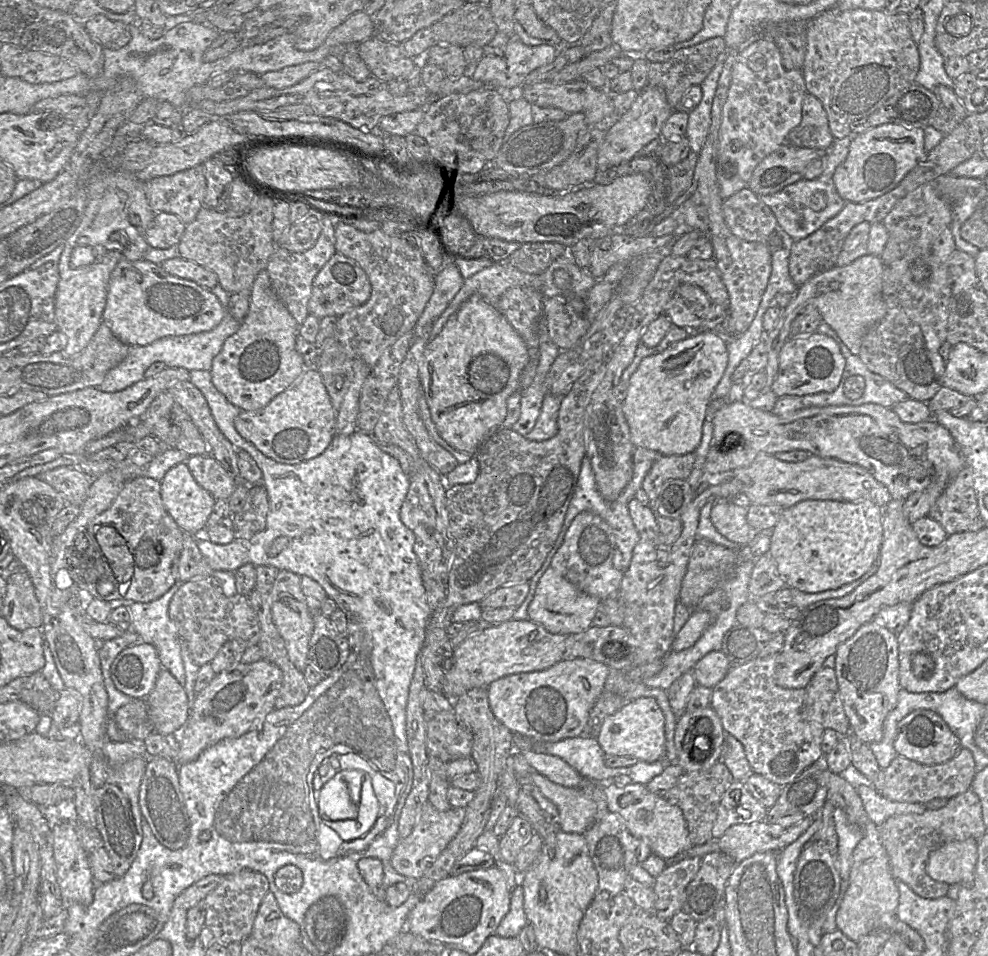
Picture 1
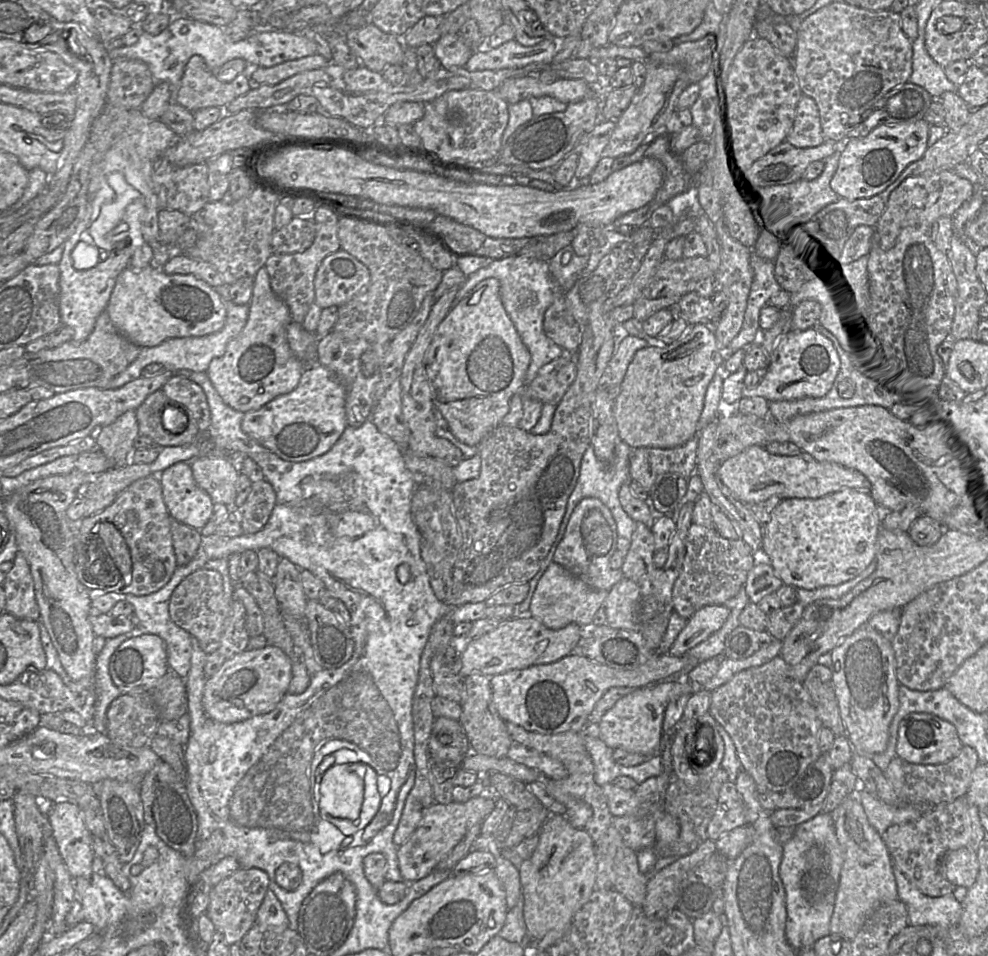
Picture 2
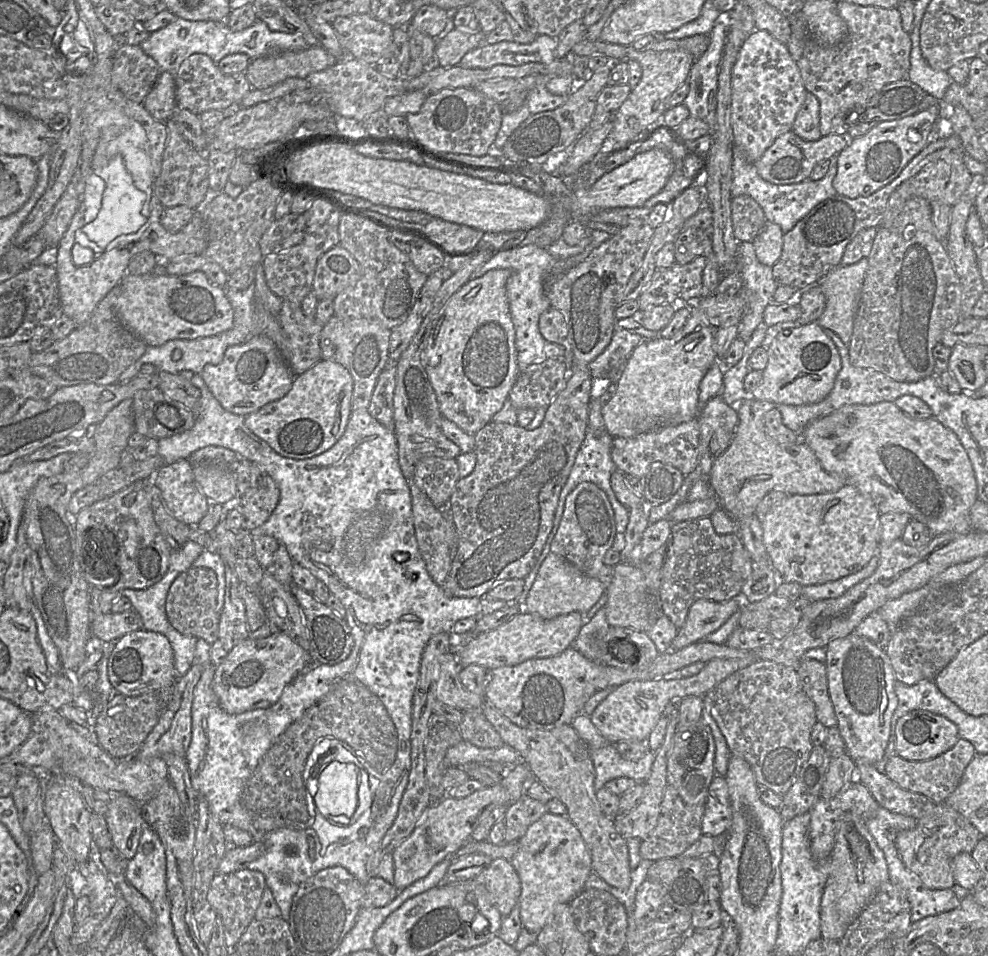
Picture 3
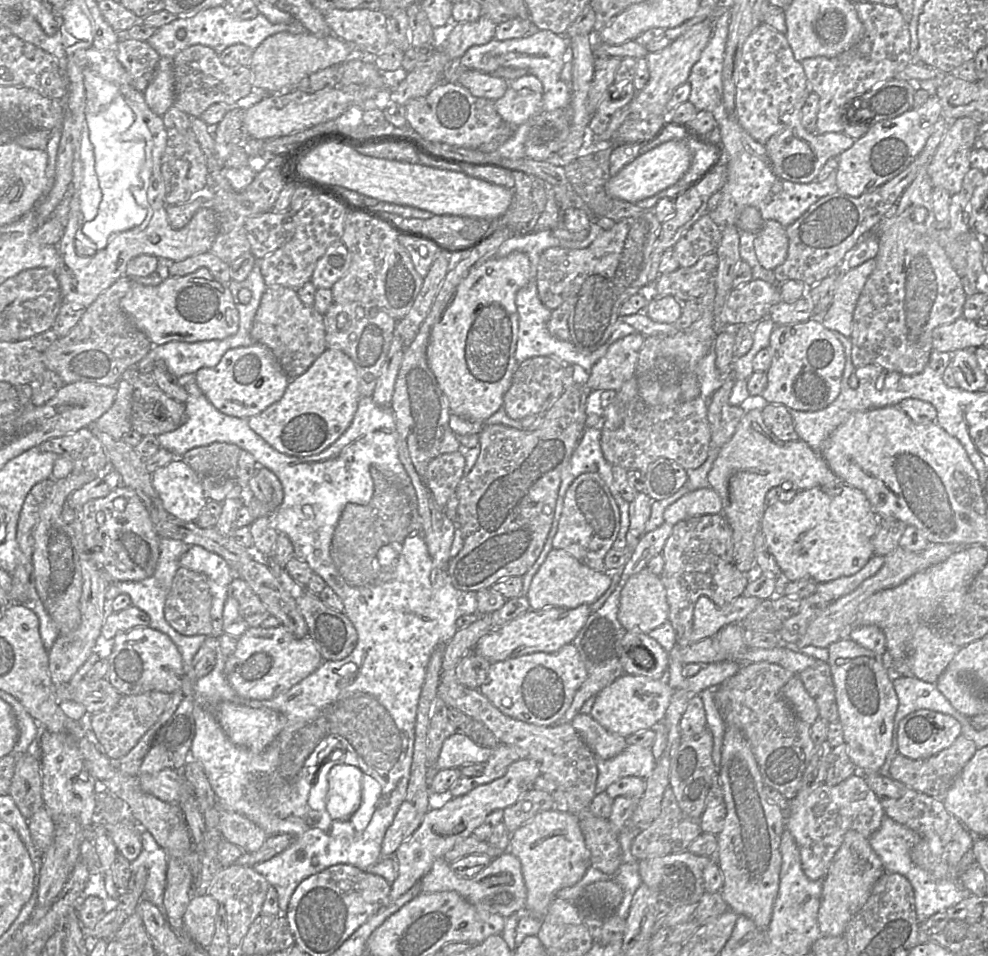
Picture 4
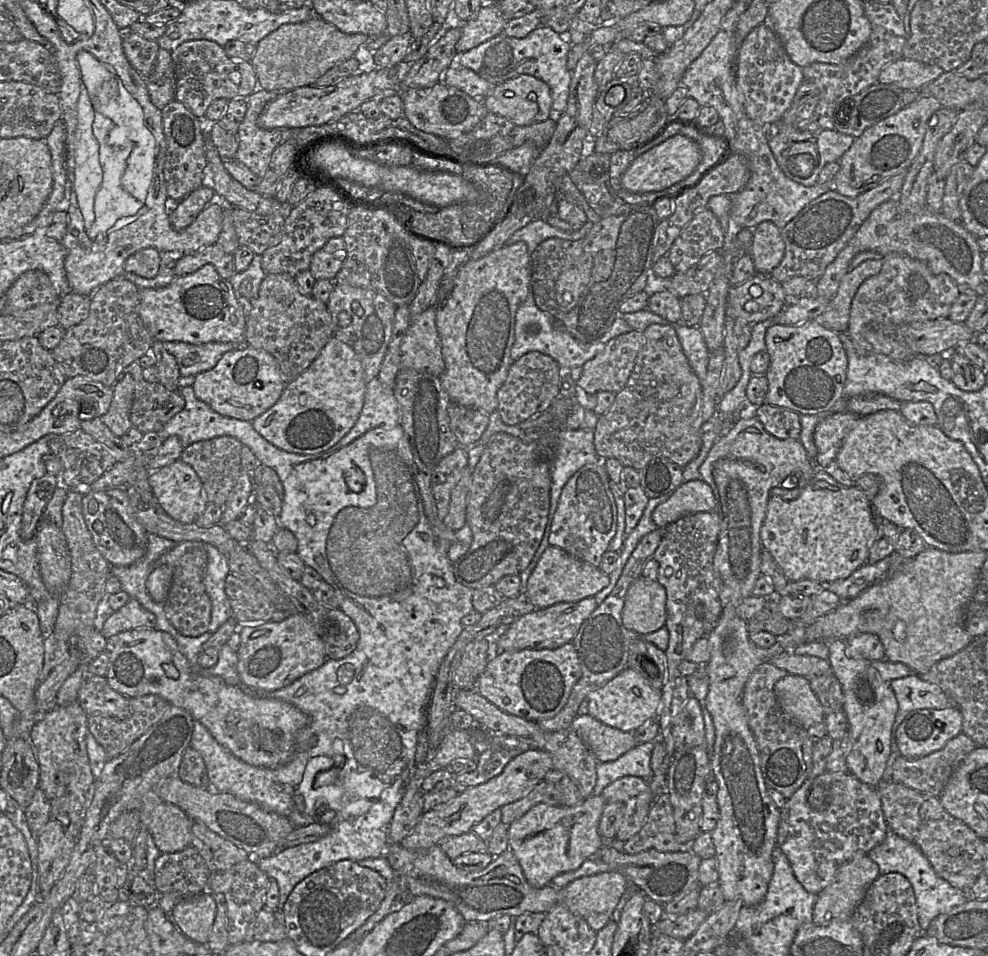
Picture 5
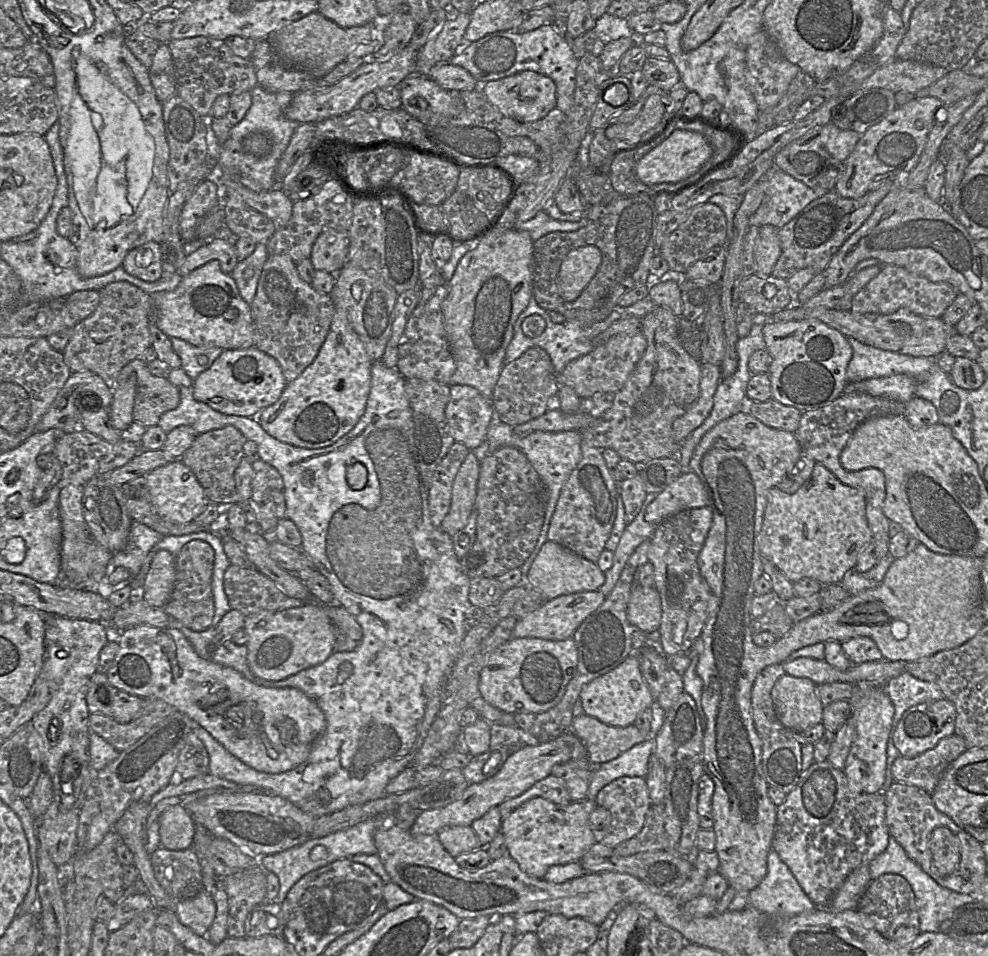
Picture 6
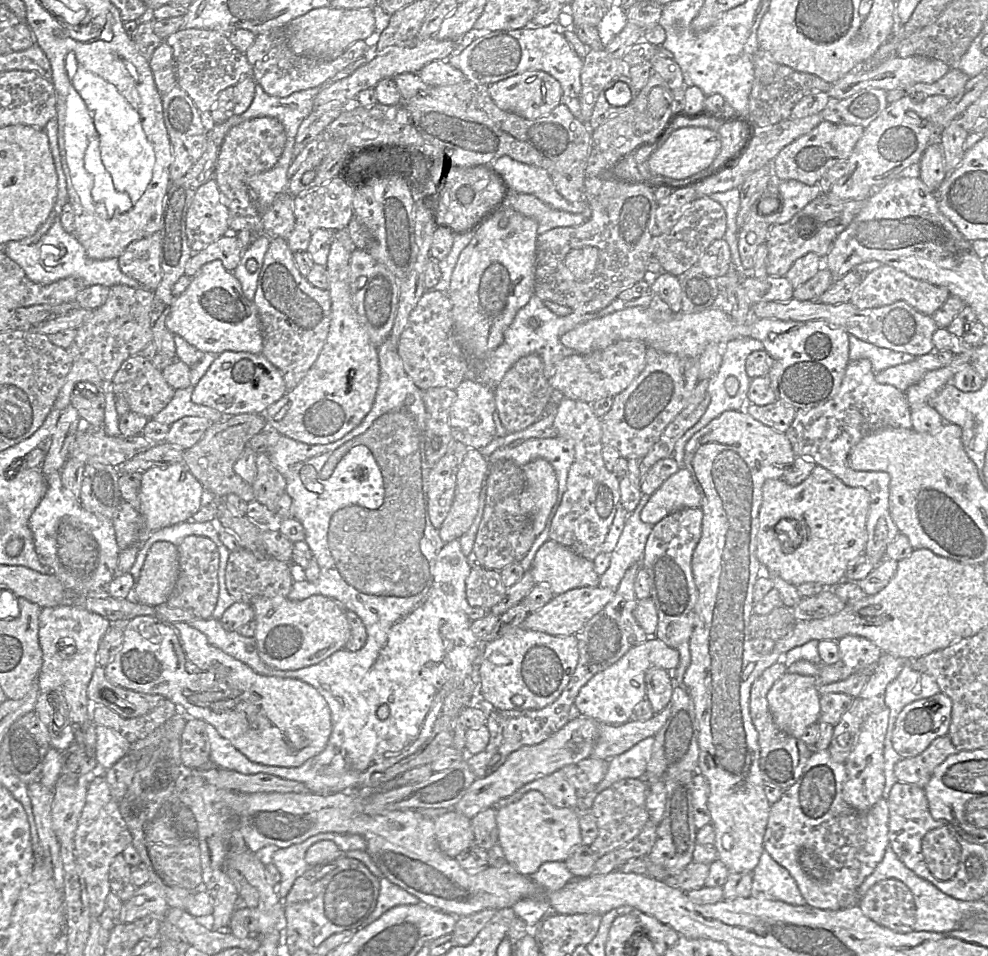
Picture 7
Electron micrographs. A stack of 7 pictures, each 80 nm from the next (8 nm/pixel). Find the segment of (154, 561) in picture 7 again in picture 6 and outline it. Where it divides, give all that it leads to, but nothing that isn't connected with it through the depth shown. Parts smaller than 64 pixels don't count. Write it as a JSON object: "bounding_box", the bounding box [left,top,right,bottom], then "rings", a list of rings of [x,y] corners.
{"bounding_box":[143,550,176,607],"rings":[[[159,550],[143,583],[143,600],[154,607],[165,607],[176,582],[176,556]]]}

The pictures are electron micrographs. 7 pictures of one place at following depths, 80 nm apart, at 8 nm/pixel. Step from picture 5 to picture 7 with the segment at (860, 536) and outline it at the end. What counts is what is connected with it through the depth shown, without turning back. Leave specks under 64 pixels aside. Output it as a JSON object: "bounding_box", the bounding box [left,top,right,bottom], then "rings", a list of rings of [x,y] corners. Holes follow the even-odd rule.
{"bounding_box":[756,465,870,589],"rings":[[[819,465],[796,486],[788,485],[783,479],[766,480],[762,486],[756,550],[765,574],[779,576],[794,586],[816,582],[832,589],[845,579],[848,566],[865,549],[869,505],[870,494],[866,489],[846,486]],[[784,518],[798,523],[802,537],[801,544],[793,551],[784,550],[775,532],[776,524]]]}

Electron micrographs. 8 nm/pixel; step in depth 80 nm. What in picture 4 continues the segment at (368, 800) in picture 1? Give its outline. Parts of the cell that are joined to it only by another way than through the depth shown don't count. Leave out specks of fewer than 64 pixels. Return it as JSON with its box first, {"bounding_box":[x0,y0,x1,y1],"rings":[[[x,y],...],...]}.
{"bounding_box":[326,764,363,820],"rings":[[[340,764],[328,774],[326,811],[333,820],[347,820],[361,804],[363,772],[356,766]]]}

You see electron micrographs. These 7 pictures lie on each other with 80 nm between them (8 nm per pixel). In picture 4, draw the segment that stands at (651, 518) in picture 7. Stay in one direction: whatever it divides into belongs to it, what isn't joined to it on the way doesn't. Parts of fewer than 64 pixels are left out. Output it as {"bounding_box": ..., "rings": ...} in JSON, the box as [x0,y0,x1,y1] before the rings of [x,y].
{"bounding_box":[664,488,722,525],"rings":[[[700,488],[689,491],[664,511],[664,522],[675,525],[691,517],[722,513],[722,502],[716,491],[711,488]]]}

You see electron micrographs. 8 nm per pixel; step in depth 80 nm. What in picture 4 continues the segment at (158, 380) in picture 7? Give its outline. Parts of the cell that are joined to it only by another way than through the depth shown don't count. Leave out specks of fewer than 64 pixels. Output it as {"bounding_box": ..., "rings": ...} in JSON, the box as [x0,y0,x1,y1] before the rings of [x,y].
{"bounding_box":[122,367,185,436],"rings":[[[130,367],[122,374],[122,379],[129,382],[133,388],[132,396],[132,430],[142,436],[158,436],[174,431],[185,421],[185,403],[179,402],[164,393],[156,384],[146,385],[140,379],[137,367]]]}

